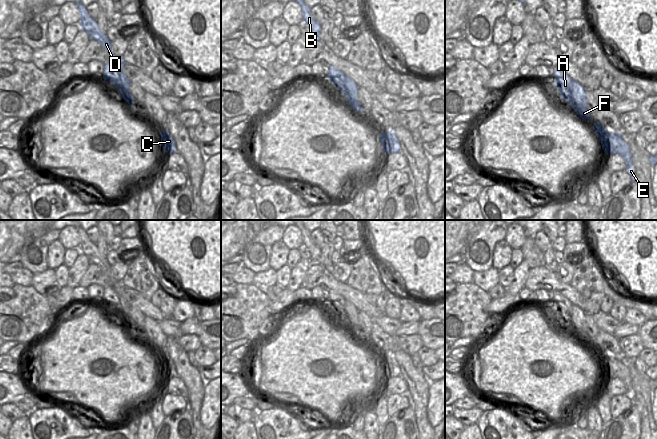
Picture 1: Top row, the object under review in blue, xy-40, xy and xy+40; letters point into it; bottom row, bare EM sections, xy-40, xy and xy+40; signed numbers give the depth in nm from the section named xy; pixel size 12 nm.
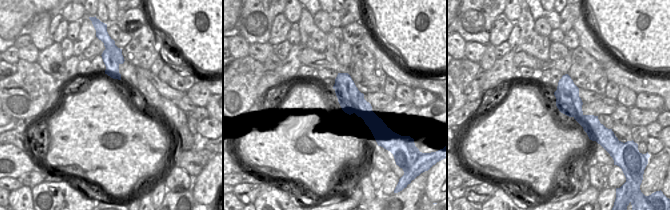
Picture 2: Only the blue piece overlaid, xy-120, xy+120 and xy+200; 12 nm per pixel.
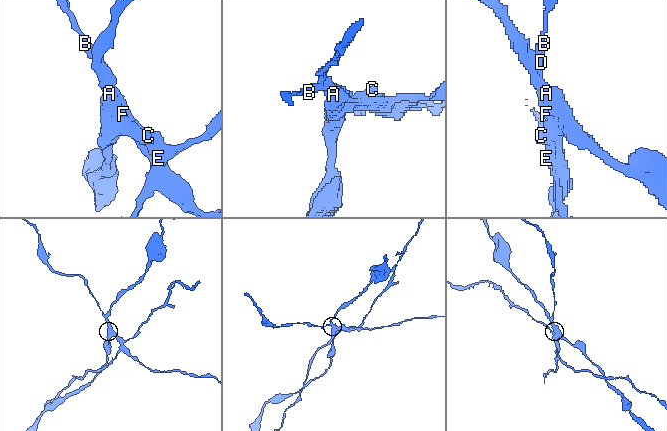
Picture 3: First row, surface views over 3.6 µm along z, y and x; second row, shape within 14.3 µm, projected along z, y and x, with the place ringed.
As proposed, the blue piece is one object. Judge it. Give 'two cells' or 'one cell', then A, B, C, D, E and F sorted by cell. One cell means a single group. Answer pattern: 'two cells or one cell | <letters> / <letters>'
two cells | A / B C D E F

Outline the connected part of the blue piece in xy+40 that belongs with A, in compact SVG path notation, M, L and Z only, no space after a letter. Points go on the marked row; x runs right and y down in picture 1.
M555 70L553 75L555 76L555 80L553 82L558 88L561 97L566 102L571 103L574 100L574 96L572 94L572 78L561 70Z

